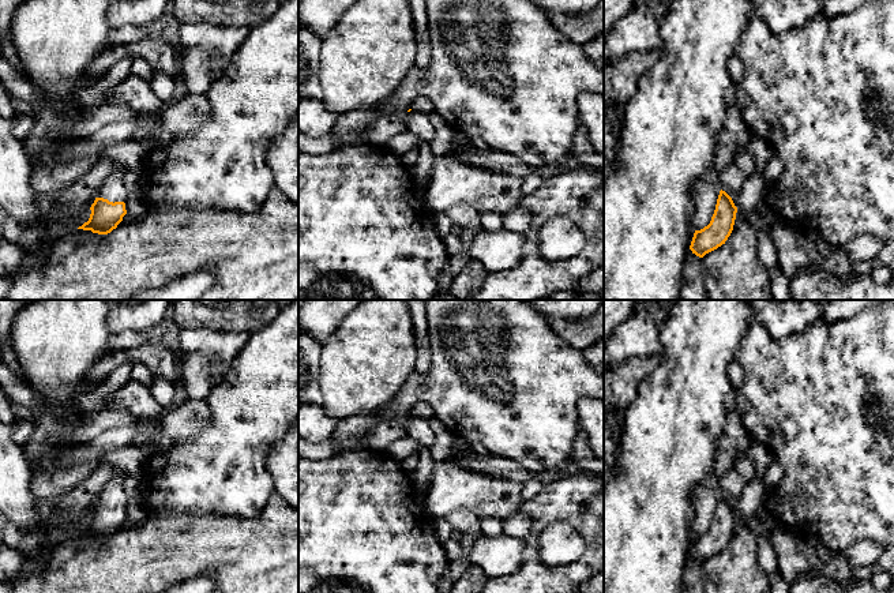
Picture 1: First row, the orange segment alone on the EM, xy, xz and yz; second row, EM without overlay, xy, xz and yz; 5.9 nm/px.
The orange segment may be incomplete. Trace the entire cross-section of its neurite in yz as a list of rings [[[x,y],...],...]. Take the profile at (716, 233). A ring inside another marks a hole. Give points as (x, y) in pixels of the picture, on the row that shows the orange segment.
[[[720,191],[714,214],[707,226],[700,230],[695,230],[690,249],[699,258],[717,249],[730,236],[736,219],[737,207],[732,198]]]

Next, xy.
[[[117,169],[105,180],[90,207],[91,214],[89,221],[78,229],[108,234],[117,228],[127,214],[125,202],[129,196],[124,185],[124,174],[125,170]]]

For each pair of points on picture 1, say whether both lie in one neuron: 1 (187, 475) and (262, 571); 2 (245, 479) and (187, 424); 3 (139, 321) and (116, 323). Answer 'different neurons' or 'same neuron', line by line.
1: different neurons
2: different neurons
3: same neuron

